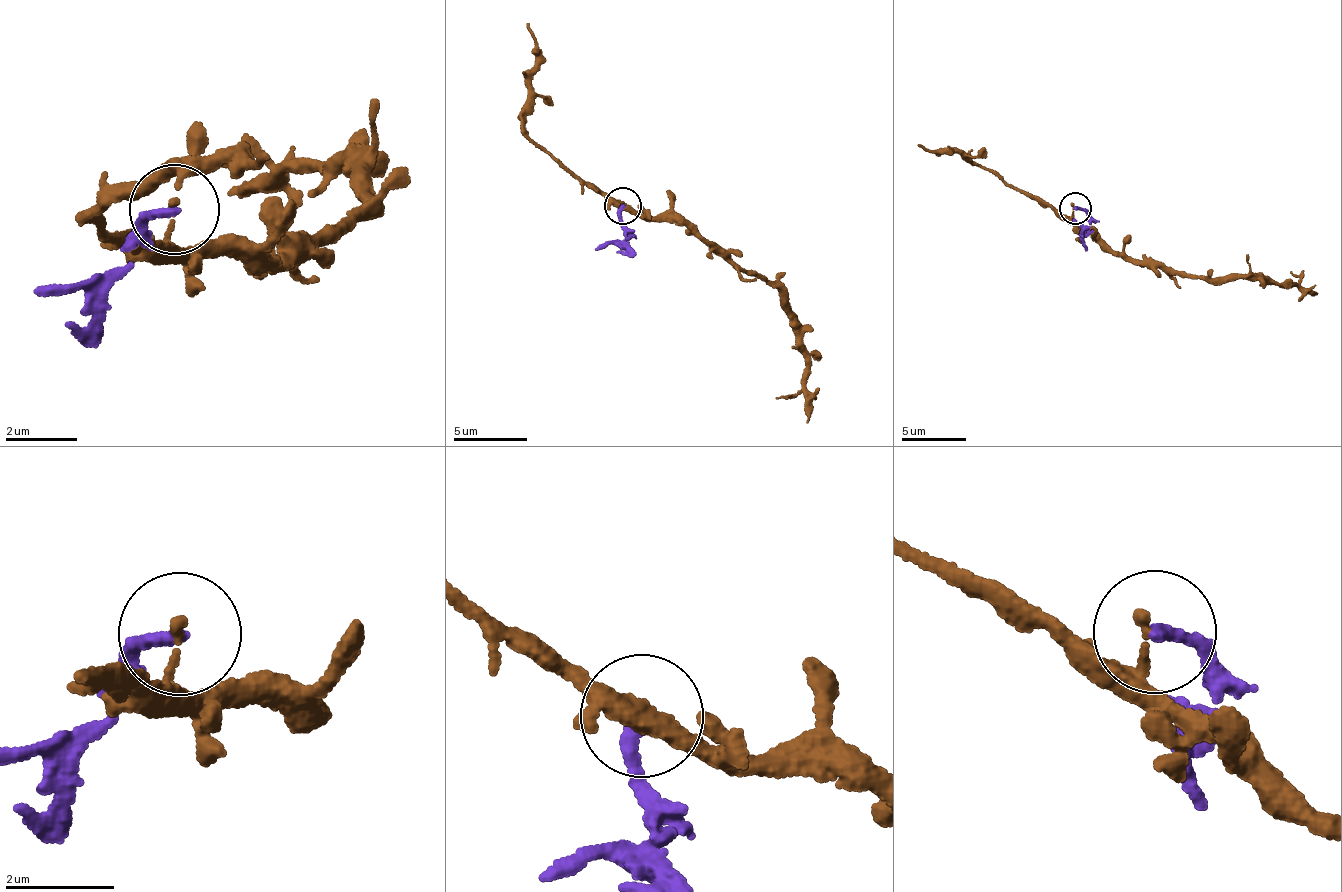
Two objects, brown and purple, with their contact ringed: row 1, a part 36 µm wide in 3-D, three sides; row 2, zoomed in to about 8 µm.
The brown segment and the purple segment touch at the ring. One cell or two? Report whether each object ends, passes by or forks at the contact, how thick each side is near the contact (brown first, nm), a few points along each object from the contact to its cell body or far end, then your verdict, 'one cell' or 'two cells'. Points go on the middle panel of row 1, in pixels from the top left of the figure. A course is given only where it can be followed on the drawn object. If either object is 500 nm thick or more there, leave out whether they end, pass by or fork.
brown ends there; purple ends there; 180 nm thick on the brown side, 260 nm on the other; brown runs (621, 203), (623, 207), (650, 218), (669, 214), (779, 292), (792, 320), (804, 374), (809, 423); purple runs (621, 206), (629, 237), (594, 251); two cells

